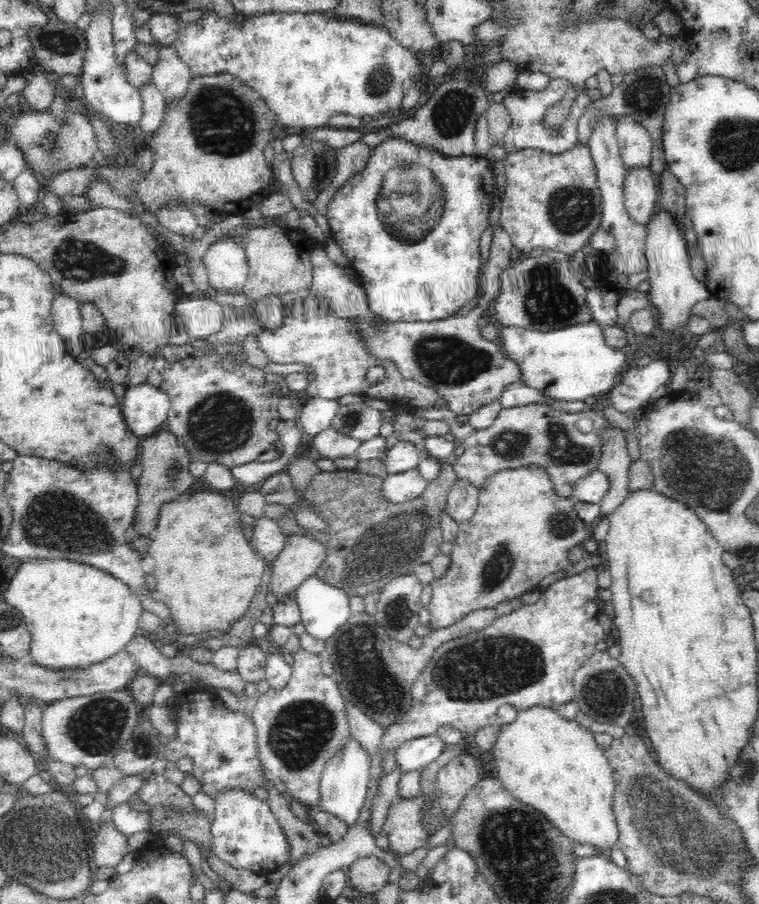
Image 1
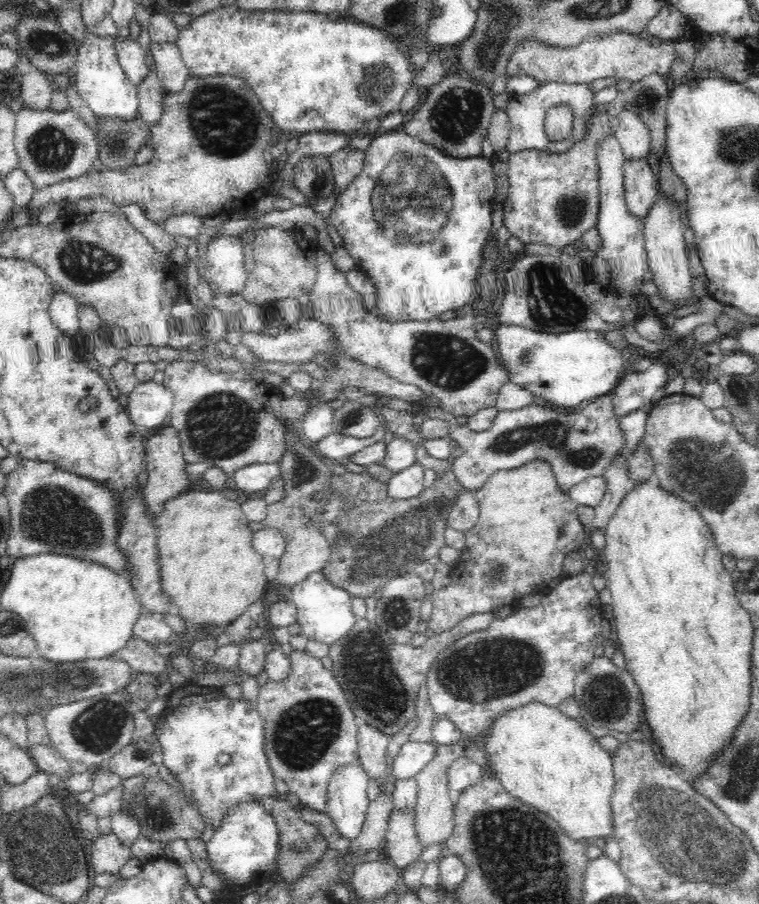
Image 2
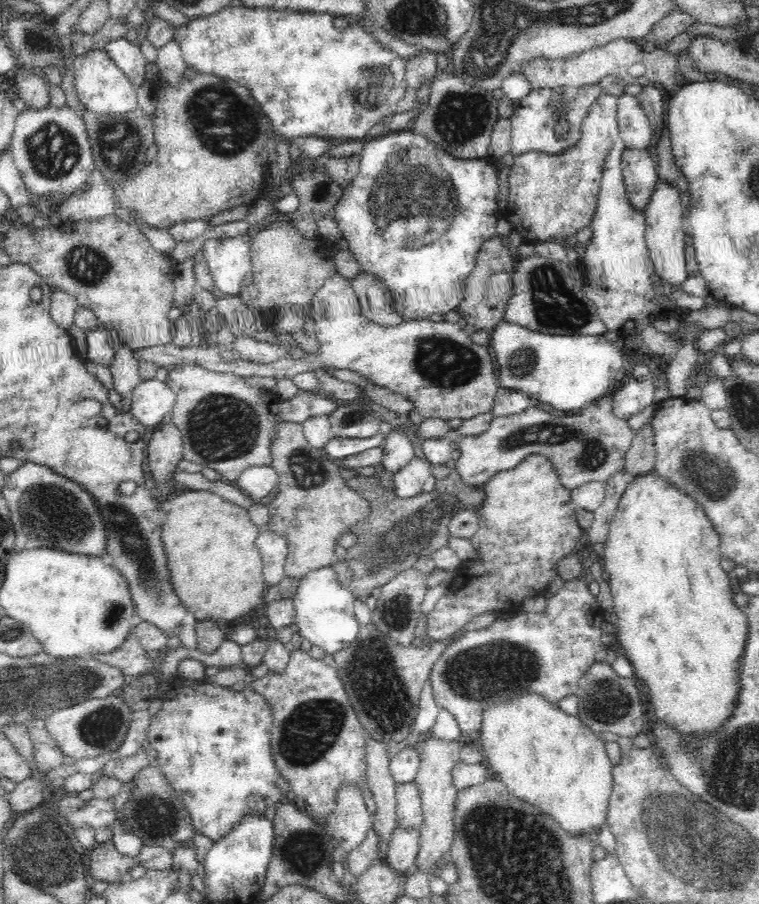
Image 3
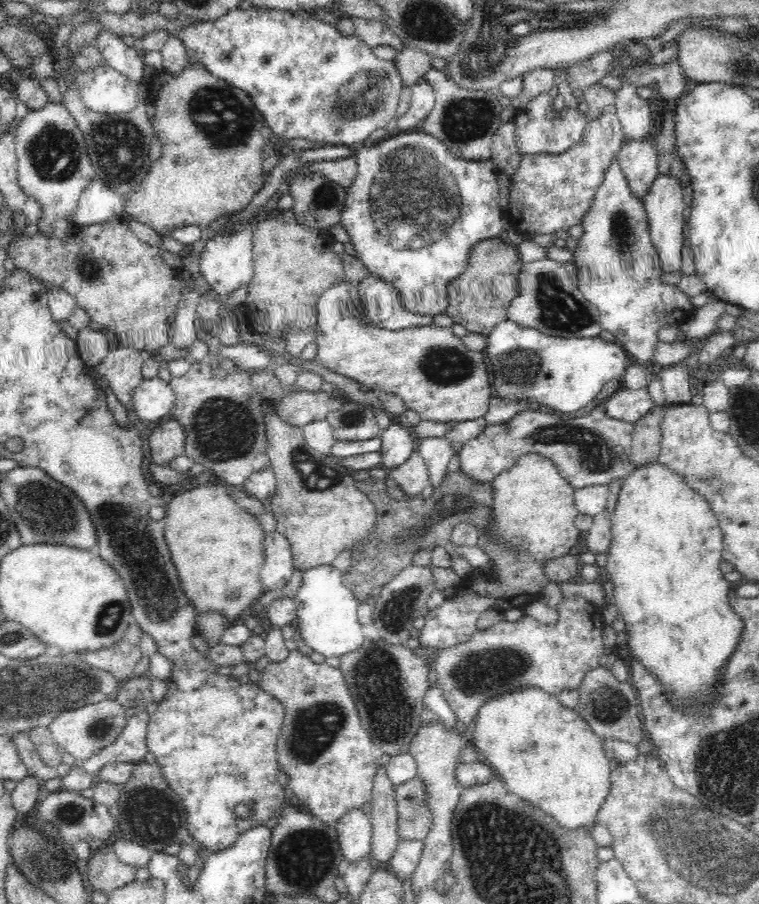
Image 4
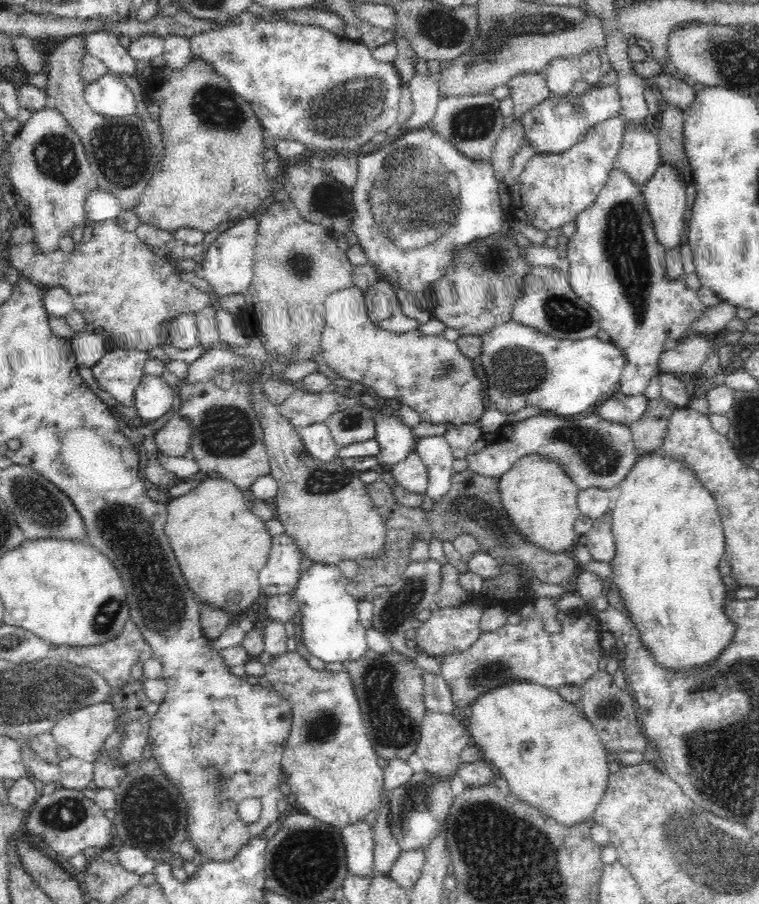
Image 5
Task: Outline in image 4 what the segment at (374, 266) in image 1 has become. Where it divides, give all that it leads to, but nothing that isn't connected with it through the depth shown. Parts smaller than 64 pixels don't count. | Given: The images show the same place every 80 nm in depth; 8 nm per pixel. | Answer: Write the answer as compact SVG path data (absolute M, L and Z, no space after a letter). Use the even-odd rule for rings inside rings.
M418 129L392 133L386 139L376 141L370 147L359 146L356 150L356 157L357 175L354 178L354 182L347 187L346 200L344 200L342 216L340 216L340 224L350 235L350 242L356 250L356 257L366 265L366 268L372 274L377 274L380 276L380 279L392 283L397 290L400 290L401 302L409 312L430 315L432 317L444 313L444 309L449 308L451 301L449 286L452 285L452 282L456 282L458 276L464 272L466 265L468 265L466 260L470 258L470 252L472 252L473 246L477 245L480 241L504 236L502 224L507 219L507 216L498 205L498 181L496 181L498 180L498 171L495 168L495 164L491 159L456 158L450 153L450 149L442 144L442 141Z

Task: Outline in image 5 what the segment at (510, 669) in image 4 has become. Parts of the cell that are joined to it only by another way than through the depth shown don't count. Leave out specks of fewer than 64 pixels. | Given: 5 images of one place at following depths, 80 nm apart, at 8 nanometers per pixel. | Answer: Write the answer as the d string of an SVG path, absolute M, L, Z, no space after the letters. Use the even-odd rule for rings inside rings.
M566 614L560 634L548 634L541 620L522 619L518 624L504 624L498 630L482 632L466 650L444 654L442 677L450 688L454 712L467 718L470 705L481 694L505 685L508 681L530 681L548 689L566 685L581 686L605 657L600 645L601 626L595 614Z

